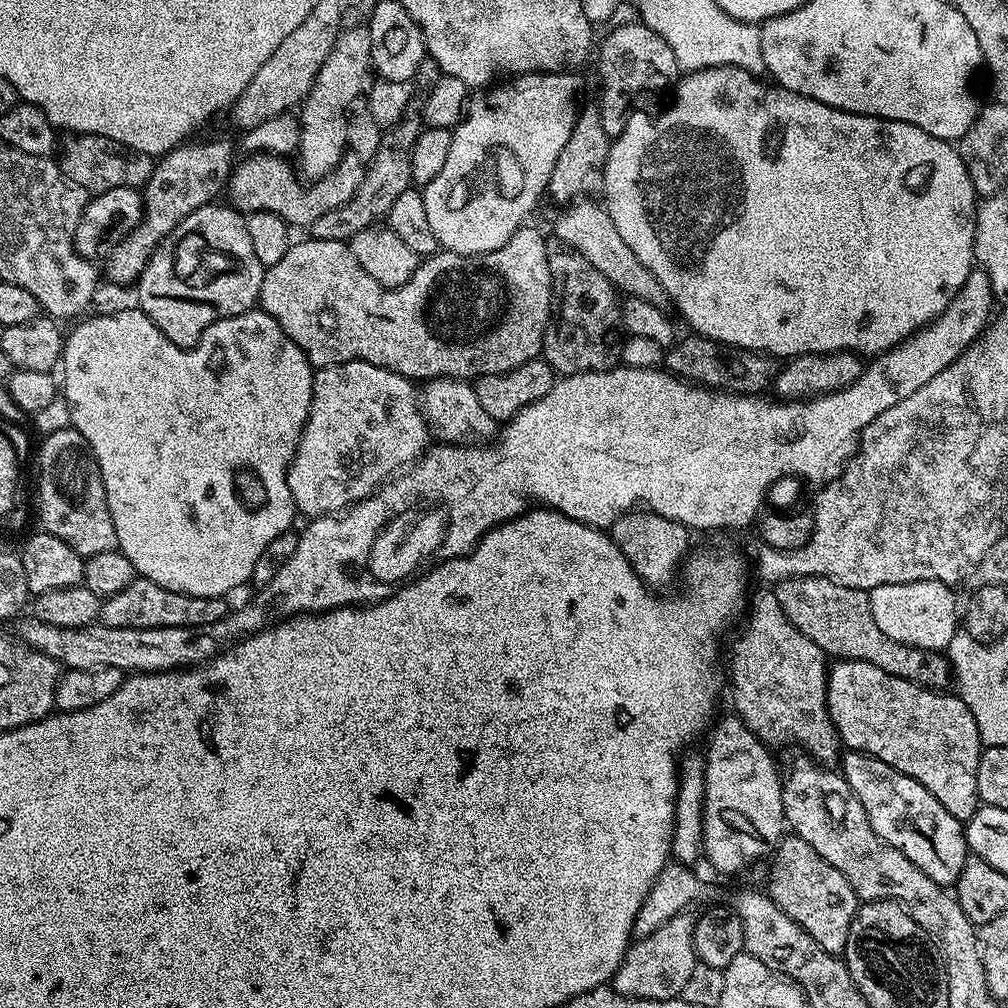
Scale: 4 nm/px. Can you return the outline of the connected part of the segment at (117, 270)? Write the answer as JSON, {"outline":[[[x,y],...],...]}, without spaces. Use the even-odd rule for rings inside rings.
{"outline":[[[208,140],[205,144],[185,142],[165,152],[155,161],[152,176],[142,189],[144,217],[125,240],[108,253],[102,272],[116,284],[135,285],[142,270],[150,262],[154,250],[194,210],[213,203],[225,191],[232,175],[232,144],[228,140]]]}

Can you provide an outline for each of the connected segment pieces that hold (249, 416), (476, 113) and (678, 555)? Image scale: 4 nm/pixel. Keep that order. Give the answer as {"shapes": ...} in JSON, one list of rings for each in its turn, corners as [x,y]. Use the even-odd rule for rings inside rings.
{"shapes":[[[[139,307],[124,308],[121,312],[108,312],[105,316],[92,316],[89,320],[81,319],[76,329],[71,333],[67,333],[64,341],[64,355],[62,357],[62,369],[64,368],[64,380],[62,376],[62,399],[68,403],[72,411],[71,427],[82,434],[82,438],[86,438],[86,442],[91,446],[94,458],[100,467],[102,474],[102,486],[106,490],[106,502],[110,506],[110,518],[114,518],[114,530],[116,531],[116,543],[118,551],[126,554],[126,558],[130,558],[130,562],[134,566],[137,577],[149,580],[150,582],[158,582],[158,586],[166,586],[166,590],[174,590],[182,594],[190,594],[191,596],[222,596],[227,597],[228,592],[232,592],[235,588],[240,588],[245,583],[251,581],[254,574],[254,566],[258,562],[258,558],[262,558],[262,550],[266,550],[266,546],[270,546],[270,542],[274,542],[274,538],[278,538],[278,534],[289,531],[293,527],[292,519],[297,519],[296,503],[292,500],[290,494],[290,486],[288,485],[288,468],[292,464],[292,459],[296,457],[296,447],[300,441],[302,430],[306,426],[306,418],[310,410],[310,398],[312,397],[312,378],[314,369],[312,364],[306,358],[306,354],[299,346],[288,337],[282,330],[282,326],[278,326],[278,322],[274,322],[274,318],[270,318],[270,314],[266,314],[262,310],[253,310],[251,312],[243,312],[237,316],[230,318],[222,318],[218,322],[214,322],[202,334],[202,338],[193,348],[179,348],[174,346],[174,342],[170,342],[170,338],[166,338],[166,334],[162,334],[162,330],[158,330],[158,326],[154,326],[154,322]]],[[[539,72],[524,73],[507,82],[500,82],[492,87],[475,93],[468,102],[463,118],[453,129],[449,157],[446,158],[442,171],[423,187],[423,201],[426,205],[426,215],[429,217],[429,225],[433,229],[437,245],[443,250],[463,256],[476,256],[478,253],[488,253],[504,246],[506,242],[516,233],[517,229],[523,227],[528,214],[537,204],[540,196],[543,197],[547,189],[550,174],[554,170],[554,162],[562,152],[566,139],[570,138],[573,132],[574,122],[578,111],[576,94],[578,92],[578,80],[570,72]]],[[[633,510],[619,516],[612,523],[610,535],[618,550],[626,558],[626,562],[630,562],[632,569],[652,590],[666,587],[675,576],[678,576],[690,552],[688,549],[690,529],[685,524],[679,524],[670,518],[662,518],[658,513],[647,510]]]]}

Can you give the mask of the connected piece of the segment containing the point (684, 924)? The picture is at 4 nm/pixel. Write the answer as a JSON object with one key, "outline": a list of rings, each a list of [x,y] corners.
{"outline":[[[681,914],[658,926],[658,930],[654,930],[650,935],[641,936],[635,942],[629,943],[627,954],[611,978],[611,987],[615,988],[618,994],[630,998],[677,999],[698,963],[694,950],[693,927],[693,917]]]}

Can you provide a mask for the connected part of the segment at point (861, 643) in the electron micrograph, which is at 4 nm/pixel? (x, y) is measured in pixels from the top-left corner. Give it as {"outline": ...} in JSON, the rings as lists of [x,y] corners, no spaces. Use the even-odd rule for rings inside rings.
{"outline":[[[796,576],[793,580],[782,580],[775,585],[774,591],[778,606],[782,606],[786,618],[790,618],[793,626],[802,630],[802,634],[806,634],[806,638],[810,638],[810,642],[818,645],[829,657],[870,662],[870,666],[878,666],[878,670],[886,670],[886,674],[894,674],[924,688],[944,690],[949,687],[953,675],[947,655],[923,652],[921,648],[886,638],[870,614],[868,592],[817,576]]]}

